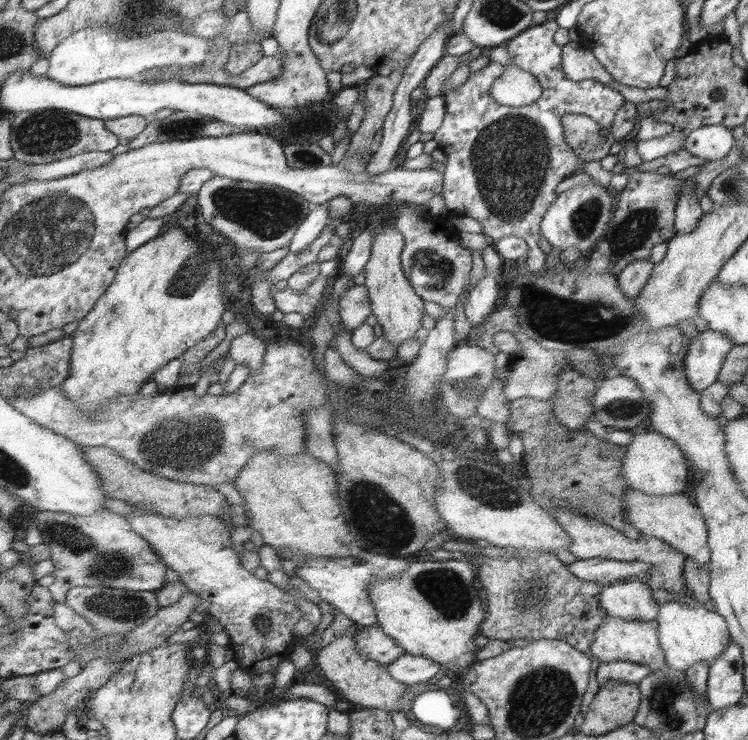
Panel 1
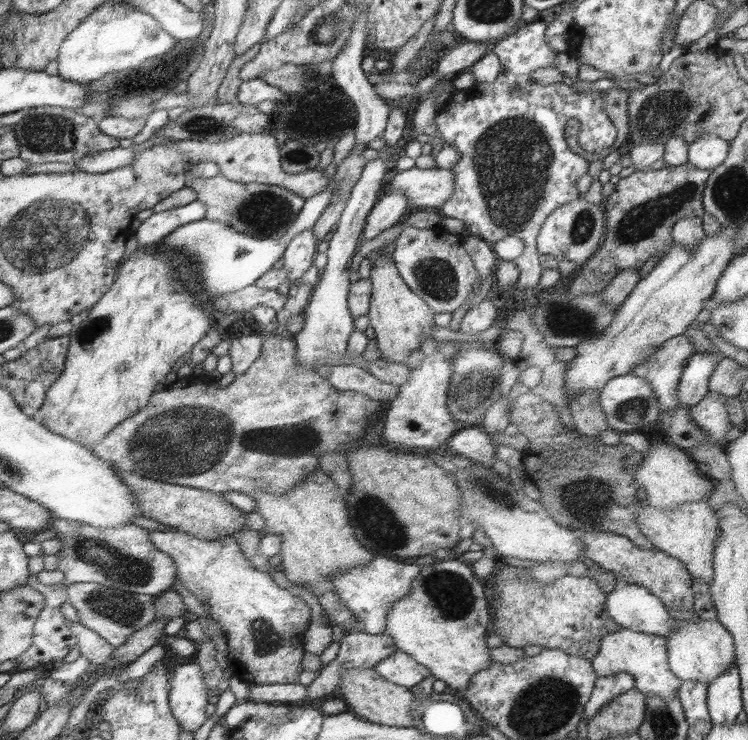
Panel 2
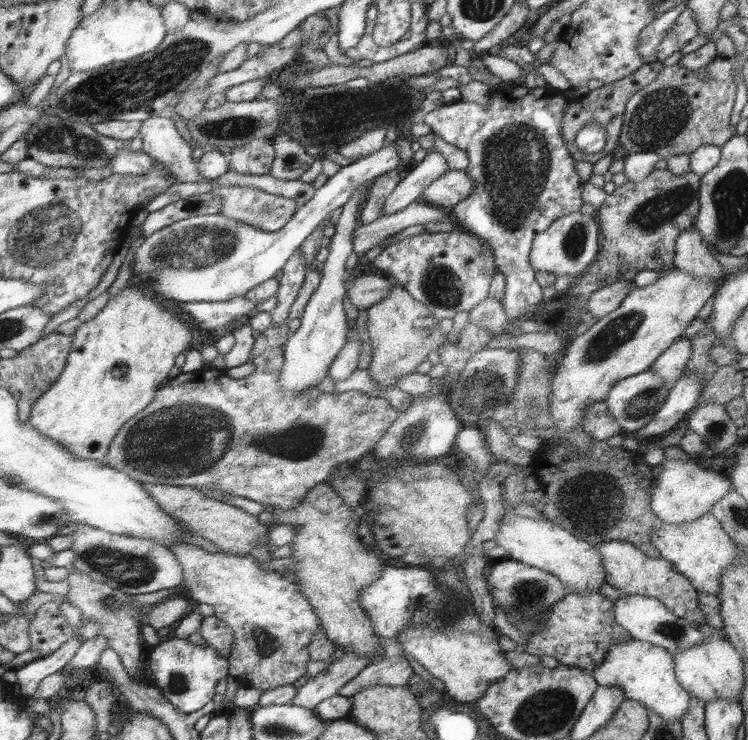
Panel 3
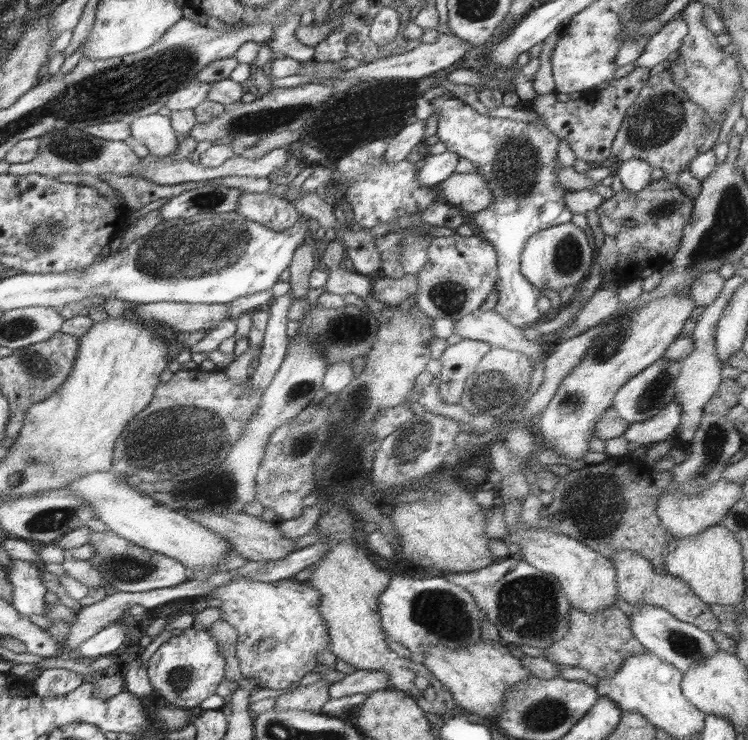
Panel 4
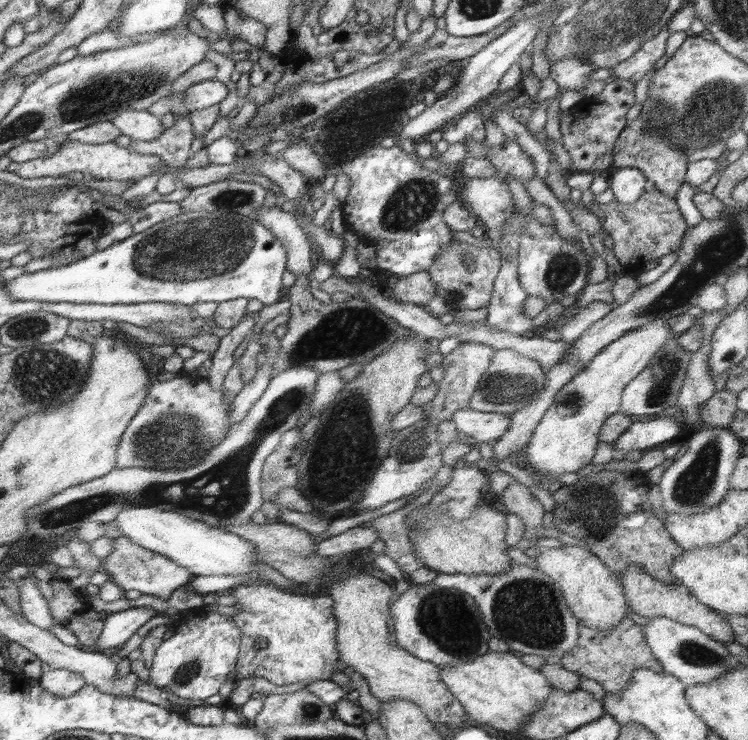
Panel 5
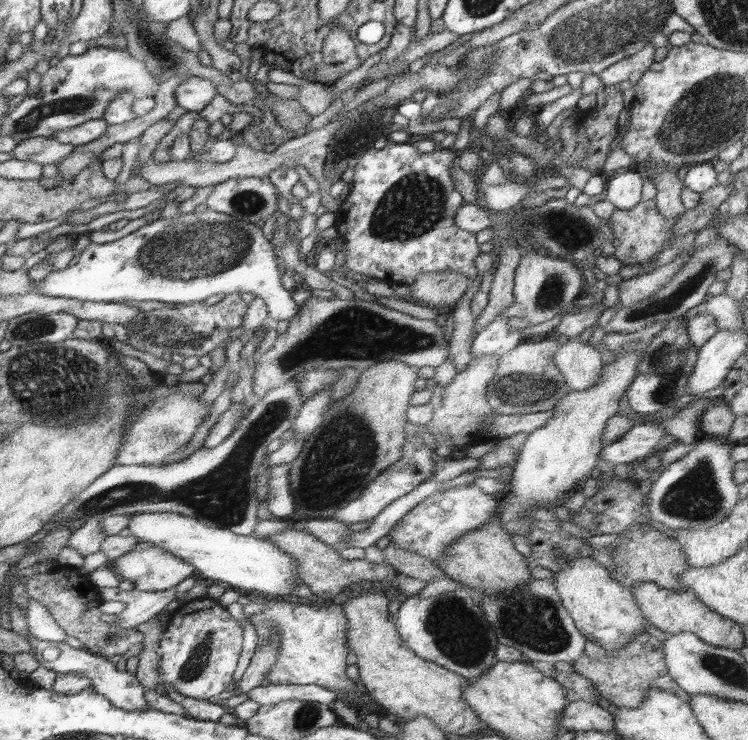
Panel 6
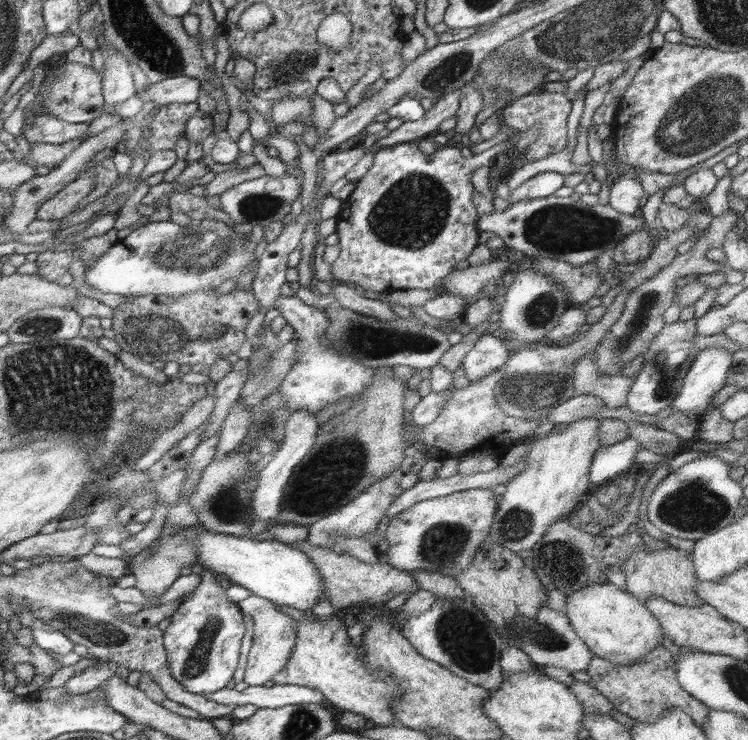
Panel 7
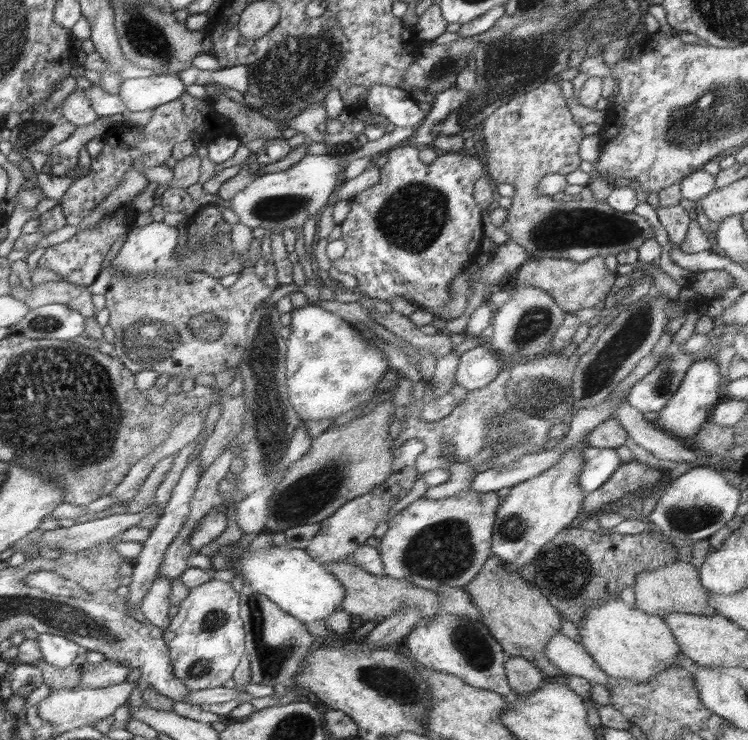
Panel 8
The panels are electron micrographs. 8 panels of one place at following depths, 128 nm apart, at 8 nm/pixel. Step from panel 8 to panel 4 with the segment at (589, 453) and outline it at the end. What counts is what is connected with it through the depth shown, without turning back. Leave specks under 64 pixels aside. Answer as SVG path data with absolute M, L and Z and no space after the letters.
M674 398L668 403L667 409L658 416L642 422L629 423L623 435L628 442L636 442L643 448L651 446L654 442L670 441L677 436L682 416L683 408Z

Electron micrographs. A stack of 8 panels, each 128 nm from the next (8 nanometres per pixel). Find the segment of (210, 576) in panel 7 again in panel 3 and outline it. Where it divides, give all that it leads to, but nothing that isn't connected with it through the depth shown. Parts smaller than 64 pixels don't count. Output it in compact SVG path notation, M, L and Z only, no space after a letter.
M186 638L160 642L146 659L149 681L178 710L190 714L204 708L214 698L214 686L228 675L228 660L218 655L212 646L198 646Z

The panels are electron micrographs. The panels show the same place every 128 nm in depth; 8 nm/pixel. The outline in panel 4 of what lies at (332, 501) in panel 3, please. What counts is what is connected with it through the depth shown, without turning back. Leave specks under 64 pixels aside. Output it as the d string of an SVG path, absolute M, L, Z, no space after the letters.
M320 502L321 515L317 520L317 526L314 531L321 534L323 543L329 544L329 552L318 561L316 569L312 572L308 579L312 587L316 587L323 594L320 599L319 613L323 616L330 631L330 649L332 653L340 660L353 666L356 670L368 671L384 671L388 673L388 684L385 686L388 690L399 690L412 698L415 698L419 705L427 710L429 714L452 714L456 704L454 704L454 695L447 689L442 682L439 682L431 671L422 663L413 662L412 658L404 658L396 652L392 652L386 646L386 634L384 634L382 619L379 613L379 598L381 594L388 588L390 576L386 572L382 572L368 556L364 556L364 552L354 544L352 534L354 534L354 518L348 512L346 506L334 506L332 502Z

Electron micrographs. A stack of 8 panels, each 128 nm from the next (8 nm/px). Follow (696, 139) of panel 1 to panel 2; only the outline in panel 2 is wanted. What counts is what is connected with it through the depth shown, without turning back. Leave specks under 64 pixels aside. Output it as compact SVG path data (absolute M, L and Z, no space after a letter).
M704 134L688 144L688 163L698 169L714 171L728 157L730 143L720 139L716 134Z

